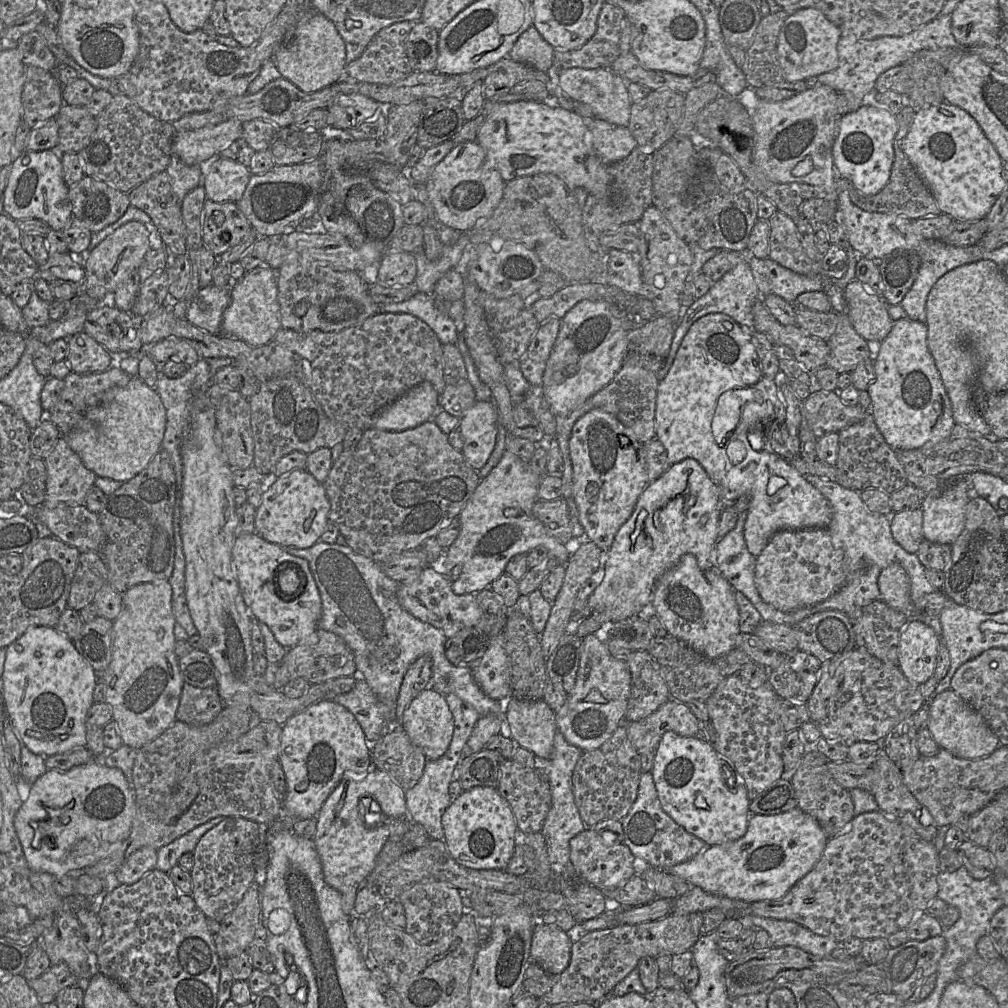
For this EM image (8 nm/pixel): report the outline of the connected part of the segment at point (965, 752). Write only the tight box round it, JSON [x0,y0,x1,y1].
[927,688,1001,758]

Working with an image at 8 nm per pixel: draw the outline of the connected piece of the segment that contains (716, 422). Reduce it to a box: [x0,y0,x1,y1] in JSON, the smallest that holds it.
[712,388,744,445]

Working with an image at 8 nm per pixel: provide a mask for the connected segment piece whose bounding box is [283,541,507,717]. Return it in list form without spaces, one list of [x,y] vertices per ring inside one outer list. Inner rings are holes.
[[[318,541],[306,549],[287,547],[287,553],[308,561],[321,598],[321,618],[318,628],[339,636],[354,655],[358,677],[364,679],[375,695],[388,706],[396,708],[396,702],[404,675],[409,666],[419,657],[428,655],[432,660],[430,687],[446,695],[456,694],[474,707],[483,716],[500,714],[505,717],[507,699],[495,700],[487,696],[475,681],[470,667],[457,667],[445,656],[446,636],[432,625],[422,622],[407,612],[399,603],[397,593],[400,583],[389,578],[381,564],[355,553],[347,545],[328,544]]]

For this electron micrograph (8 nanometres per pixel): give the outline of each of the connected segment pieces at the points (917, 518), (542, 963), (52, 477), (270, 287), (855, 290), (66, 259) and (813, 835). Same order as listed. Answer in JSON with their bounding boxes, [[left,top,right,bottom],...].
[[890,509,924,554],[531,923,572,975],[43,436,96,508],[222,265,281,347],[844,279,893,344],[38,253,83,282],[666,807,829,903]]

